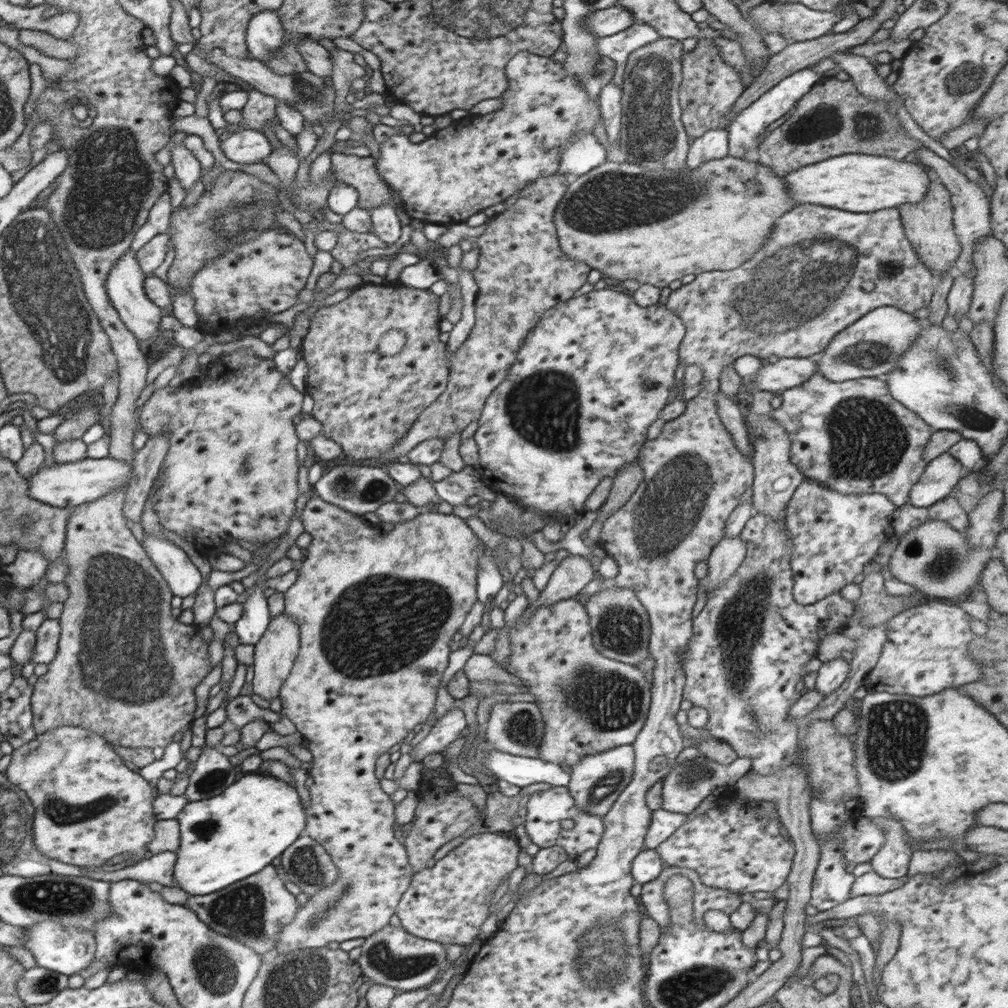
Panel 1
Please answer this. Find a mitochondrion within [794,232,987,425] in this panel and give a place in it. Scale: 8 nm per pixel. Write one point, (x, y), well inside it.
(868, 354)

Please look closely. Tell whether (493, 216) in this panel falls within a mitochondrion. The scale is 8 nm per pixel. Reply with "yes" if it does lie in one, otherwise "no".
no

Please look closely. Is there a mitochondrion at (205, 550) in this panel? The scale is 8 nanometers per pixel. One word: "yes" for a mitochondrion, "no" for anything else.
no

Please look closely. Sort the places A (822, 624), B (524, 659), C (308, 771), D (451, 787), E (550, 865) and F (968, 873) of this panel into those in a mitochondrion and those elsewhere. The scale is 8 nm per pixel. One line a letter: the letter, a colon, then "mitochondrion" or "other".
A: other
B: other
C: other
D: other
E: other
F: other

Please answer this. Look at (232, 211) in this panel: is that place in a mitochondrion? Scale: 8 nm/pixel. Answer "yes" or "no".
yes

